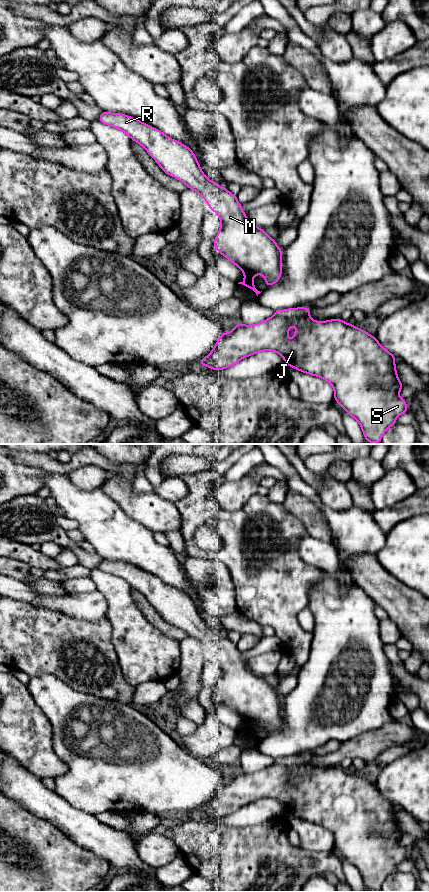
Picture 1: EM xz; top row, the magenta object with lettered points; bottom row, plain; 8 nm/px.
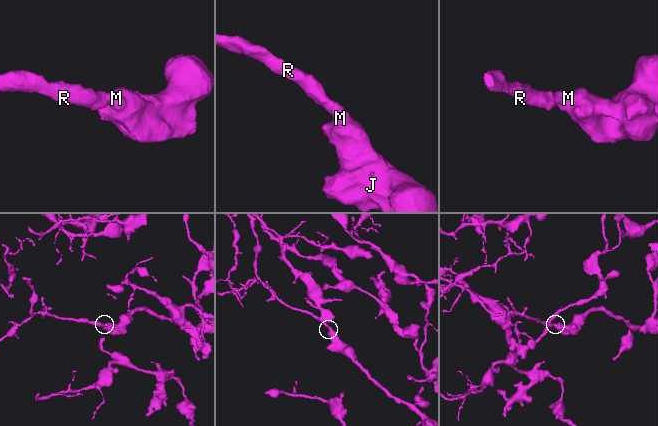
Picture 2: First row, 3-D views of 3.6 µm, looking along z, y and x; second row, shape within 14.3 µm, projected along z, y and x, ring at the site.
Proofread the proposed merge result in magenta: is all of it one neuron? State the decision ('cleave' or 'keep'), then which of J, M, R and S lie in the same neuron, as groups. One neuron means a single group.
keep; groups J M R S

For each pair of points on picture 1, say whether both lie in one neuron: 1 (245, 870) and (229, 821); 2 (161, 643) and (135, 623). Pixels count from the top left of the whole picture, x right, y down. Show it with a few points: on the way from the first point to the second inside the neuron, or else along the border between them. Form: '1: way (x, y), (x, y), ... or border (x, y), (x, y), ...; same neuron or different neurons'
1: border (208, 821), (232, 827), (250, 827), (254, 825); different neurons
2: way (155, 643), (141, 629); same neuron

